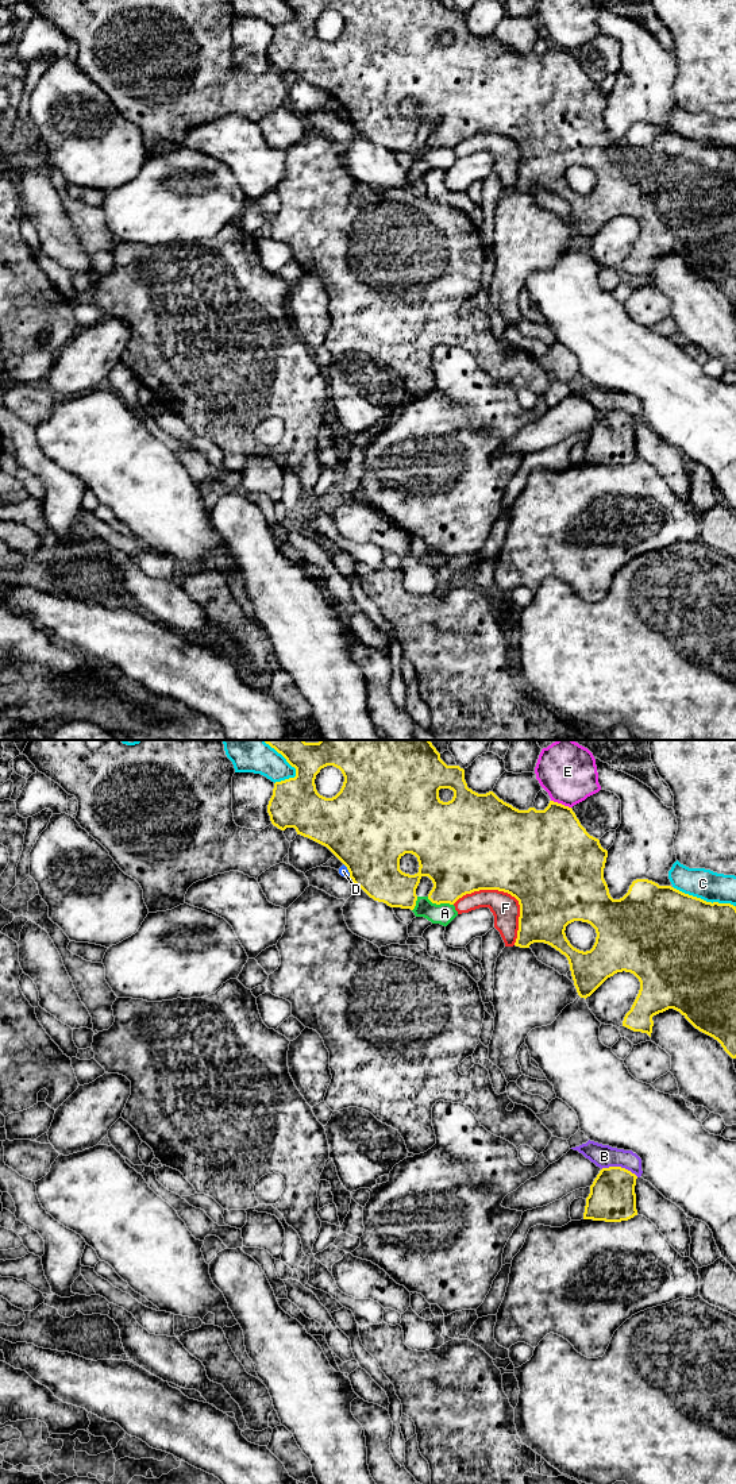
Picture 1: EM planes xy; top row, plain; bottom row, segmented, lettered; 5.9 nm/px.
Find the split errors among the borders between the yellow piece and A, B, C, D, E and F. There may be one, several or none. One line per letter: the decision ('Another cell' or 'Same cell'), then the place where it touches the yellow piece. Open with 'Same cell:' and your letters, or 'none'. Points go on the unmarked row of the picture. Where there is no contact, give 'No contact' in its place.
Same cell: none
A: Another cell. Touches yellow at xy (440, 146)
B: Another cell. Touches yellow at xy (620, 411)
C: Another cell. Touches yellow at xy (702, 143)
D: Another cell. Touches yellow at xy (347, 112)
E: Another cell. Touches yellow at xy (561, 47)
F: Another cell. Touches yellow at xy (507, 135)

